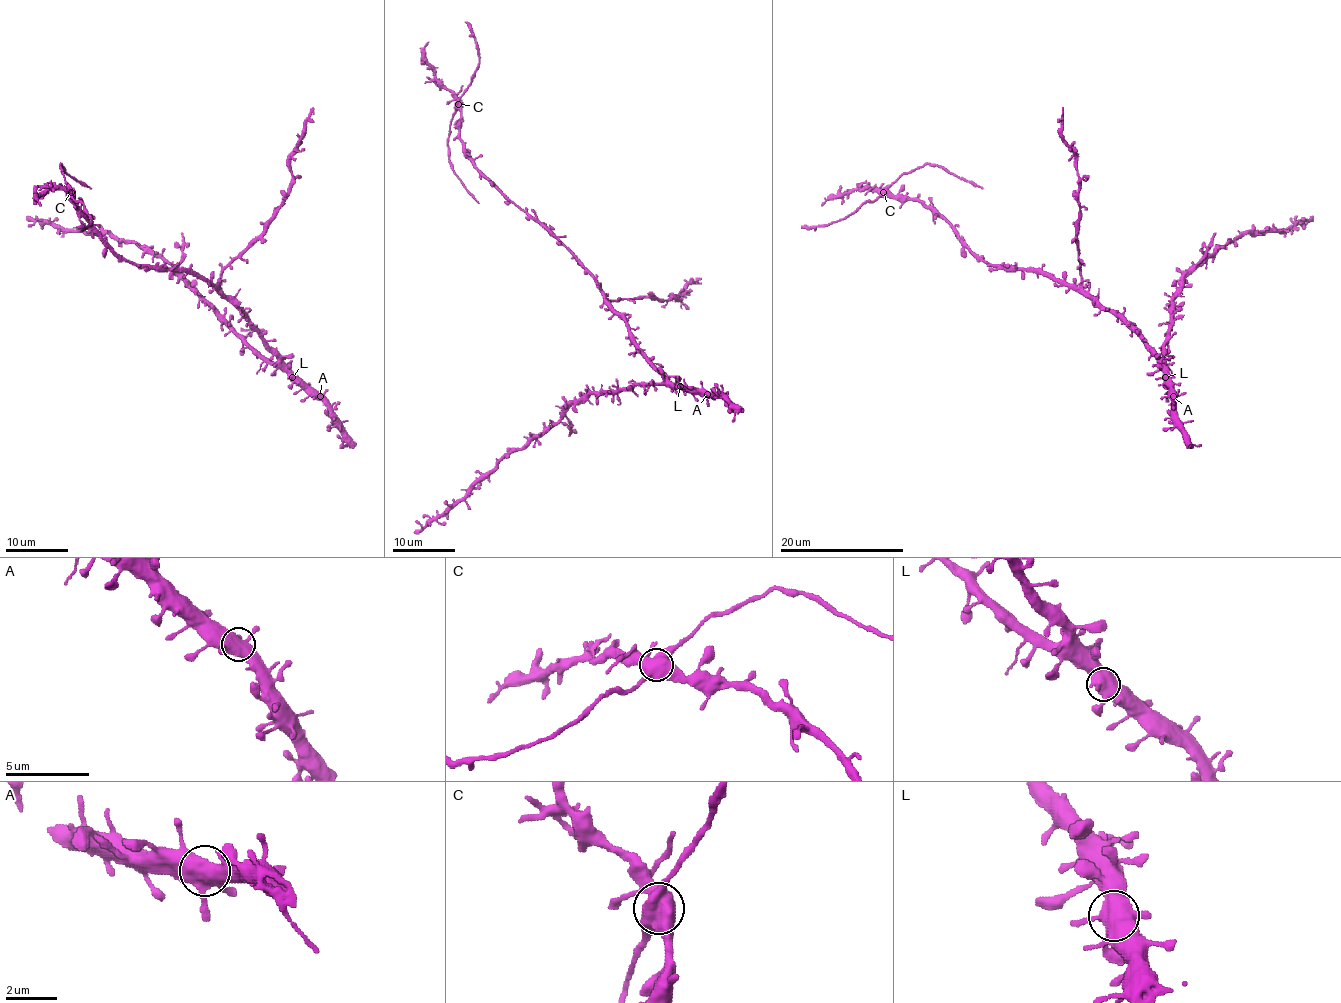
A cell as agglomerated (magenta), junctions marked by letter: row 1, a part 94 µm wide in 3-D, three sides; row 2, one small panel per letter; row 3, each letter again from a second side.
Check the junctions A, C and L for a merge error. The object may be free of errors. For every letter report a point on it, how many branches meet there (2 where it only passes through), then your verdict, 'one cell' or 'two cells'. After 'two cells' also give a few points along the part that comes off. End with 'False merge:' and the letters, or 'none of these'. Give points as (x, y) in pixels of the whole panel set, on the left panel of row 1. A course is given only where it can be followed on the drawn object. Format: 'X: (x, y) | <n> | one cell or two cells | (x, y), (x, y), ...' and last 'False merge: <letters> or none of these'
A: (320, 396) | 5 | one cell
C: (71, 192) | 5 | two cells | (71, 191), (60, 168), (61, 163), (66, 173), (91, 188)
L: (292, 377) | 4 | one cell
False merge: C

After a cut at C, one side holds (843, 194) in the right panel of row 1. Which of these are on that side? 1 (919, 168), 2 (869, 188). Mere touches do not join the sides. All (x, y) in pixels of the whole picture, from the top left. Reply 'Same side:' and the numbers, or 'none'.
Same side: 2

